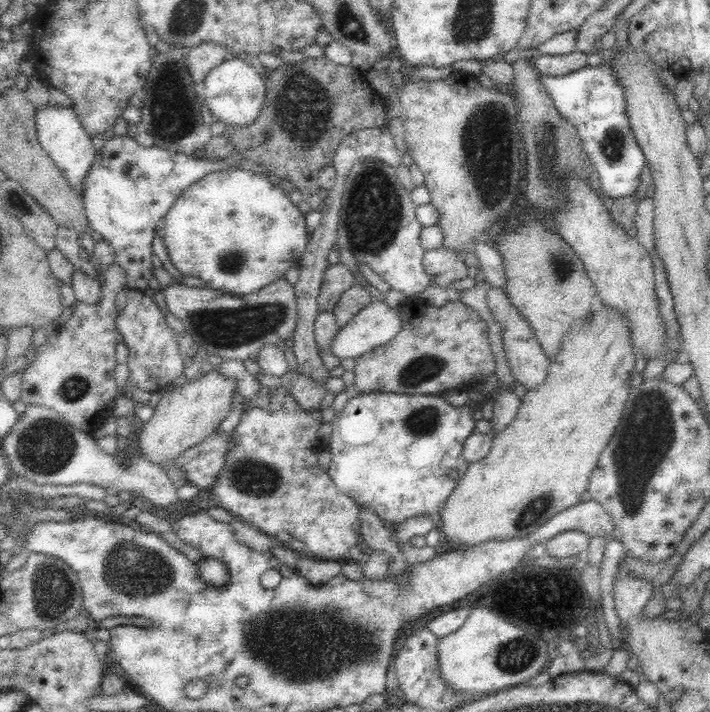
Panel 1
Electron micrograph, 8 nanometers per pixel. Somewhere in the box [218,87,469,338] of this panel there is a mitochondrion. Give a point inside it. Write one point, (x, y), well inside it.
(372, 213)

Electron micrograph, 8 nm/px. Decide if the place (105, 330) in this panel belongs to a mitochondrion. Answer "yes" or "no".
no

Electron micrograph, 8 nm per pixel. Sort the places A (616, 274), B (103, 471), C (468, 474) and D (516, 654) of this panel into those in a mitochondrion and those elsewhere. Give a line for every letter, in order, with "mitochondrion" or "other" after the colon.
A: other
B: other
C: other
D: mitochondrion

